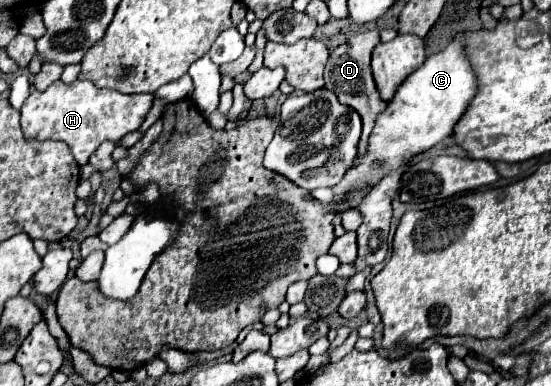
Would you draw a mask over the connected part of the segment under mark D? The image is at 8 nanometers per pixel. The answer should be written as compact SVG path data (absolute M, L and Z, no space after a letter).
M368 30L368 32L356 34L352 38L348 38L344 44L340 44L336 50L330 52L330 58L328 58L328 64L326 64L326 70L324 70L326 88L336 92L338 100L342 104L354 108L362 118L364 130L362 130L362 138L360 138L360 144L358 144L358 158L362 158L368 152L366 150L368 148L368 136L372 134L376 118L388 106L388 102L384 102L380 98L380 92L378 92L374 78L372 78L372 72L370 72L370 54L372 54L376 44L378 44L378 30Z

